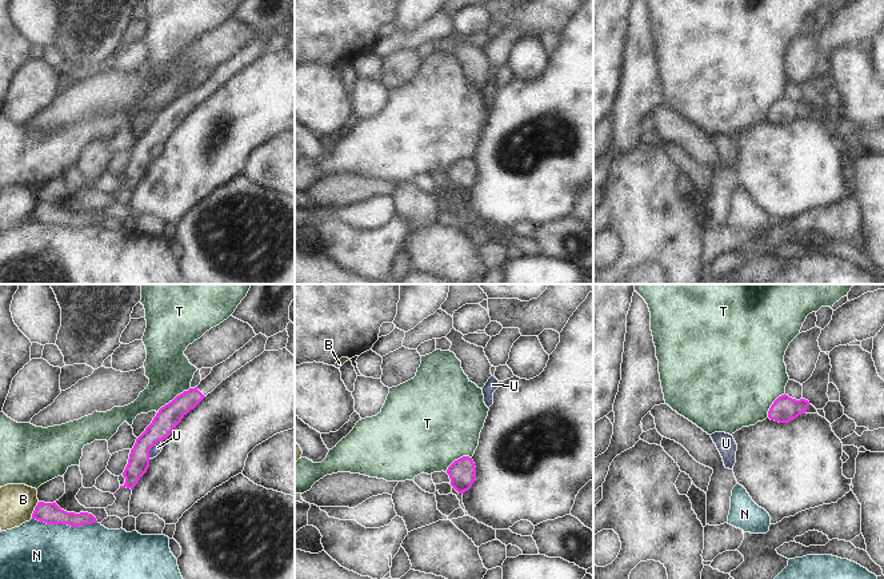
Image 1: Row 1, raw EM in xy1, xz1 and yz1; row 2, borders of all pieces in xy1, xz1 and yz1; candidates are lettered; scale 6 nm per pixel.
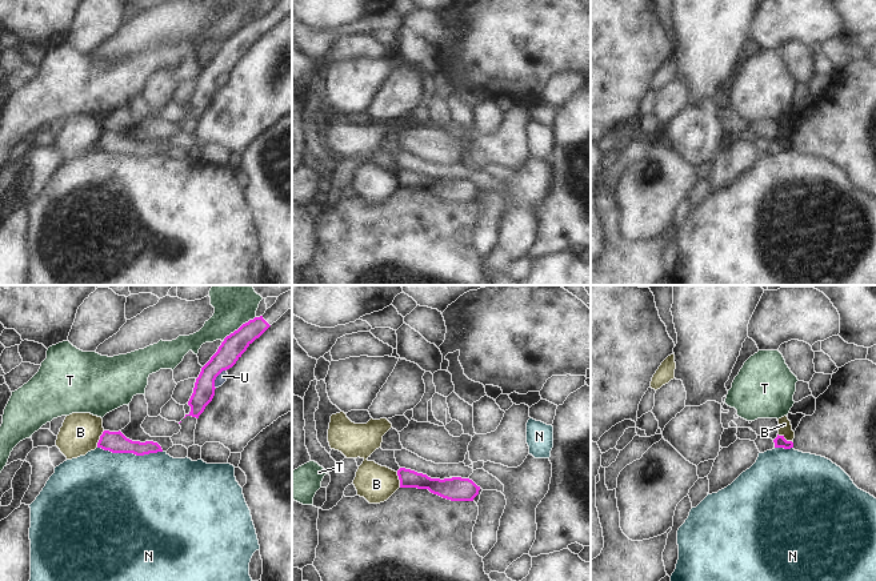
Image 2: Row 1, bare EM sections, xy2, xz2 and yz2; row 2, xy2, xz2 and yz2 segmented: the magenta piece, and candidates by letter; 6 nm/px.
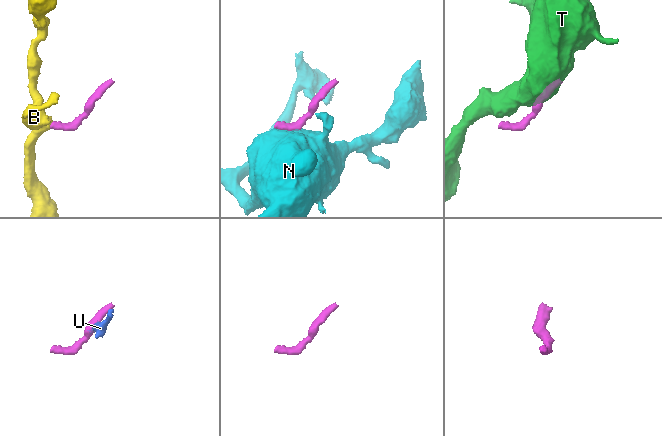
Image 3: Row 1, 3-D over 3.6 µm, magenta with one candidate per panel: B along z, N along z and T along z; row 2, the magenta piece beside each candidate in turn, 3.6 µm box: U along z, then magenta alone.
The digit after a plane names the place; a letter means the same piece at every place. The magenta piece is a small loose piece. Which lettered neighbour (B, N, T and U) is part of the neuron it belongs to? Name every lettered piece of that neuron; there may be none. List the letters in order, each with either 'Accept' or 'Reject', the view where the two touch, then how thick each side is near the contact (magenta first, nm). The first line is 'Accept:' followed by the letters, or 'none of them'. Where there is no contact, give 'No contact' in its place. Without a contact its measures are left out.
Accept: none of them
B: Reject. Touches magenta in xy1. Thickness 130 nm (magenta) against 220 nm
N: Reject. Touches magenta in xy1. Thickness 130 nm (magenta) against 340 nm
T: Reject. Touches magenta in xy1. Thickness 140 nm (magenta) against 260 nm
U: Reject. Touches magenta in xy1. Thickness 140 nm (magenta) against 60 nm

